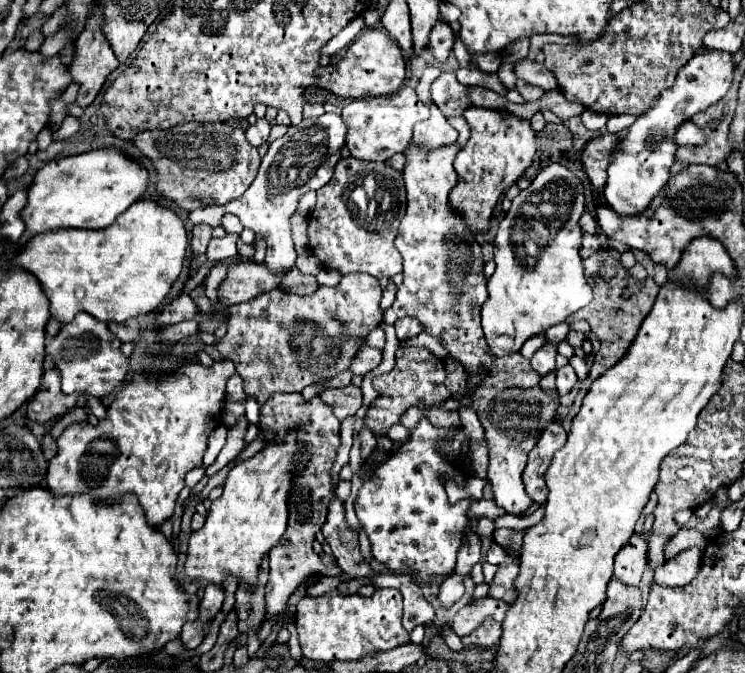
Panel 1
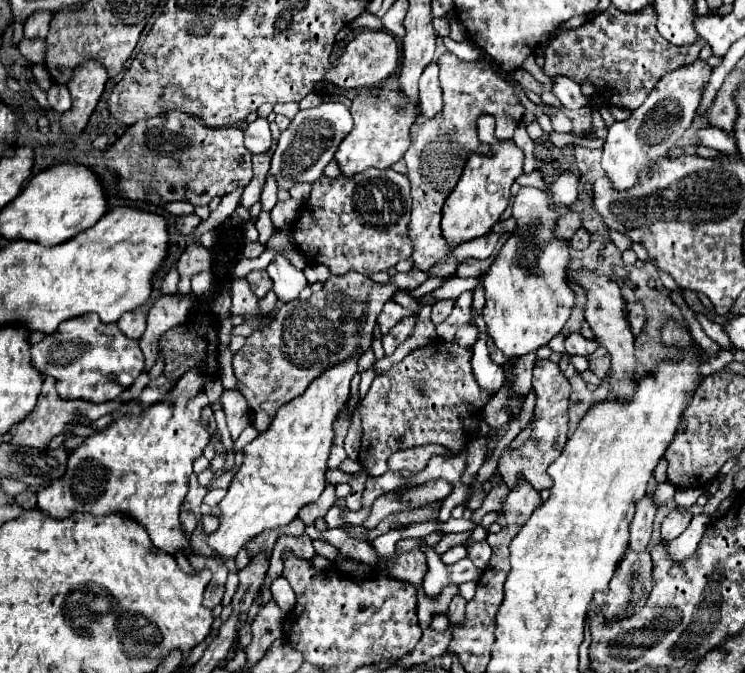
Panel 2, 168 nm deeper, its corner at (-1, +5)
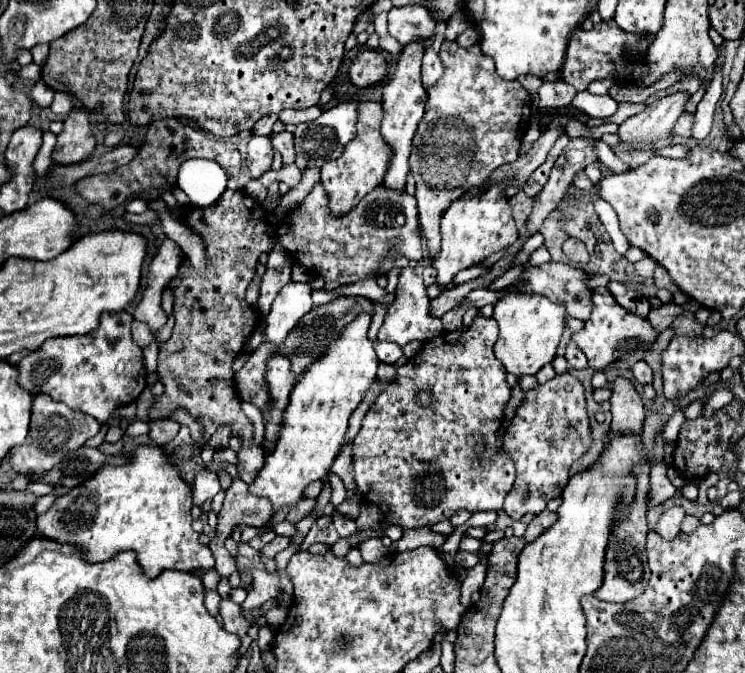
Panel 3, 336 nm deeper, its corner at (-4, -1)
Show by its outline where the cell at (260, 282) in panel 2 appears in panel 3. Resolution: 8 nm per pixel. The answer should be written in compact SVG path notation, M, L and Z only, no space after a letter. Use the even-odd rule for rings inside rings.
M283 250L271 252L271 262L267 264L267 272L261 280L261 294L255 304L263 316L269 314L269 308L277 292L281 292L281 288L291 282L291 268L293 268L293 258L287 252Z

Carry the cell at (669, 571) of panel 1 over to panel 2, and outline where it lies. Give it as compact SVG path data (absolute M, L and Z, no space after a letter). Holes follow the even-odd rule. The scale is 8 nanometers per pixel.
M698 514L692 518L692 524L674 540L666 542L666 554L670 554L674 558L674 562L682 560L682 558L688 558L690 554L694 554L706 526L710 522L710 516L706 514Z

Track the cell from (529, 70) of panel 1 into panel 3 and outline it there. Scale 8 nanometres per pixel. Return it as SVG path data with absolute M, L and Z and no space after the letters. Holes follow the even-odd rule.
M587 90L583 92L577 92L575 100L573 100L573 106L593 118L609 118L615 114L617 110L617 102L607 94L607 96L595 96Z

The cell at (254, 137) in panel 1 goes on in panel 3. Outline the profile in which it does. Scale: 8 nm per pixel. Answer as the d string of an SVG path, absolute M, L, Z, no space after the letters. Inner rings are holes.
M253 136L247 146L247 168L251 178L259 178L261 174L271 170L273 162L273 146L269 136Z

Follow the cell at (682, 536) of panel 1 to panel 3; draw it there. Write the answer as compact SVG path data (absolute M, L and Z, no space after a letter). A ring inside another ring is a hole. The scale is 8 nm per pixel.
M673 506L663 512L663 516L659 518L659 522L655 526L655 532L665 540L673 540L681 532L683 518L685 518L685 510L681 506Z

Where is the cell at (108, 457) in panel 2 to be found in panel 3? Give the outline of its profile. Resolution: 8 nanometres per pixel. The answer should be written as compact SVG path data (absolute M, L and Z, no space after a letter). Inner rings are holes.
M139 446L131 464L125 466L103 466L91 480L73 488L69 494L61 496L45 514L37 516L37 530L41 538L53 538L59 544L73 544L79 548L87 562L105 562L115 554L133 550L137 554L137 564L143 568L147 578L157 578L163 570L199 570L207 572L215 566L211 550L199 544L199 534L191 528L191 486L179 474L179 470L169 464L167 454L161 448Z

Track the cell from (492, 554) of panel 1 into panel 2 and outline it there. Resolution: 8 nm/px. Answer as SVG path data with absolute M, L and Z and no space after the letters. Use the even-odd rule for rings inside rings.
M484 540L484 542L474 542L474 544L468 546L468 558L470 558L470 560L474 562L474 566L480 568L480 570L486 568L486 562L490 560L490 554L492 554L492 550L490 550L490 546L488 546L486 540Z

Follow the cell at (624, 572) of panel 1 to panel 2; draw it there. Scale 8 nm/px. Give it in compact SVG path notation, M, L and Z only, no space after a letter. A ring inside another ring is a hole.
M644 496L638 506L636 506L636 514L634 520L630 524L630 542L628 542L628 550L634 552L642 552L646 550L650 536L652 536L652 520L654 520L654 498L652 496Z

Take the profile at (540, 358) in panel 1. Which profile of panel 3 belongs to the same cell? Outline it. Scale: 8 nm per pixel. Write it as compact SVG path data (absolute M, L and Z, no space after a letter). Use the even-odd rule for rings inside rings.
M565 372L529 390L525 400L519 404L503 442L517 464L517 478L505 498L503 510L513 520L521 520L527 512L543 512L551 498L561 496L569 480L571 464L591 448L591 428L583 384Z

